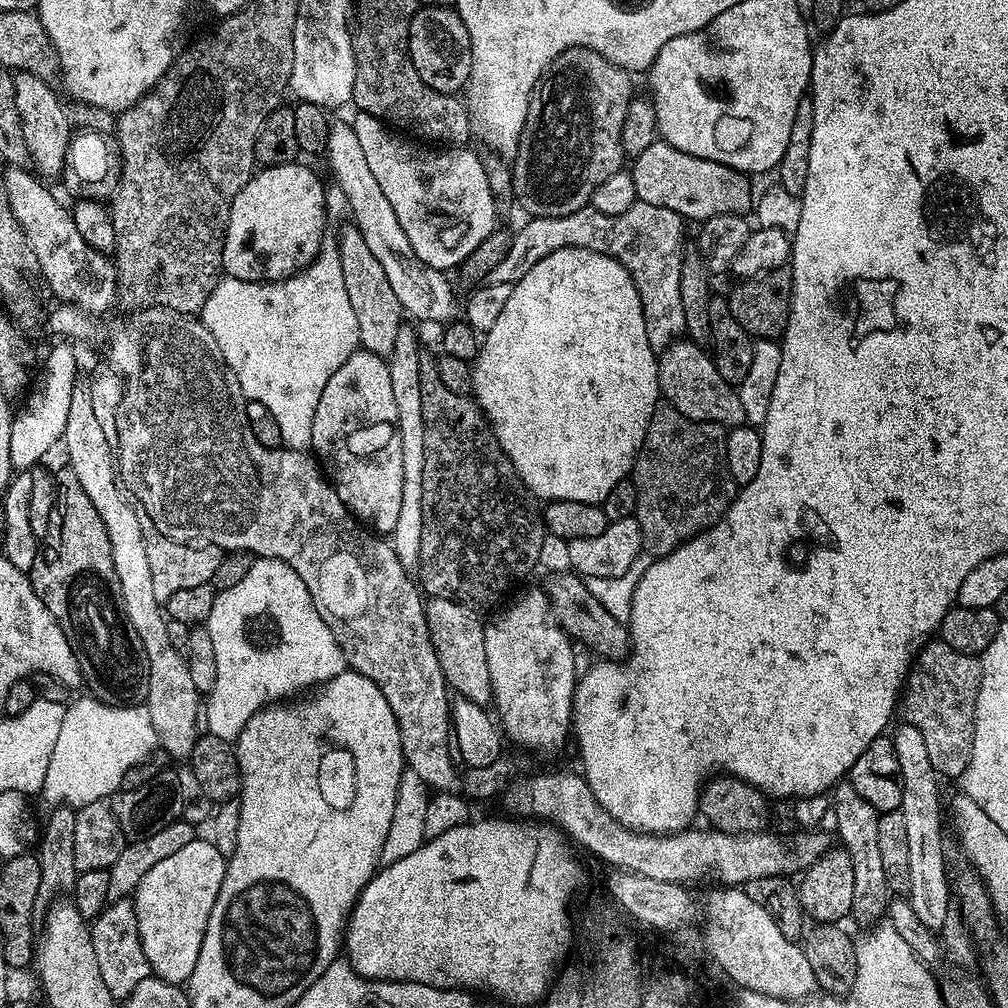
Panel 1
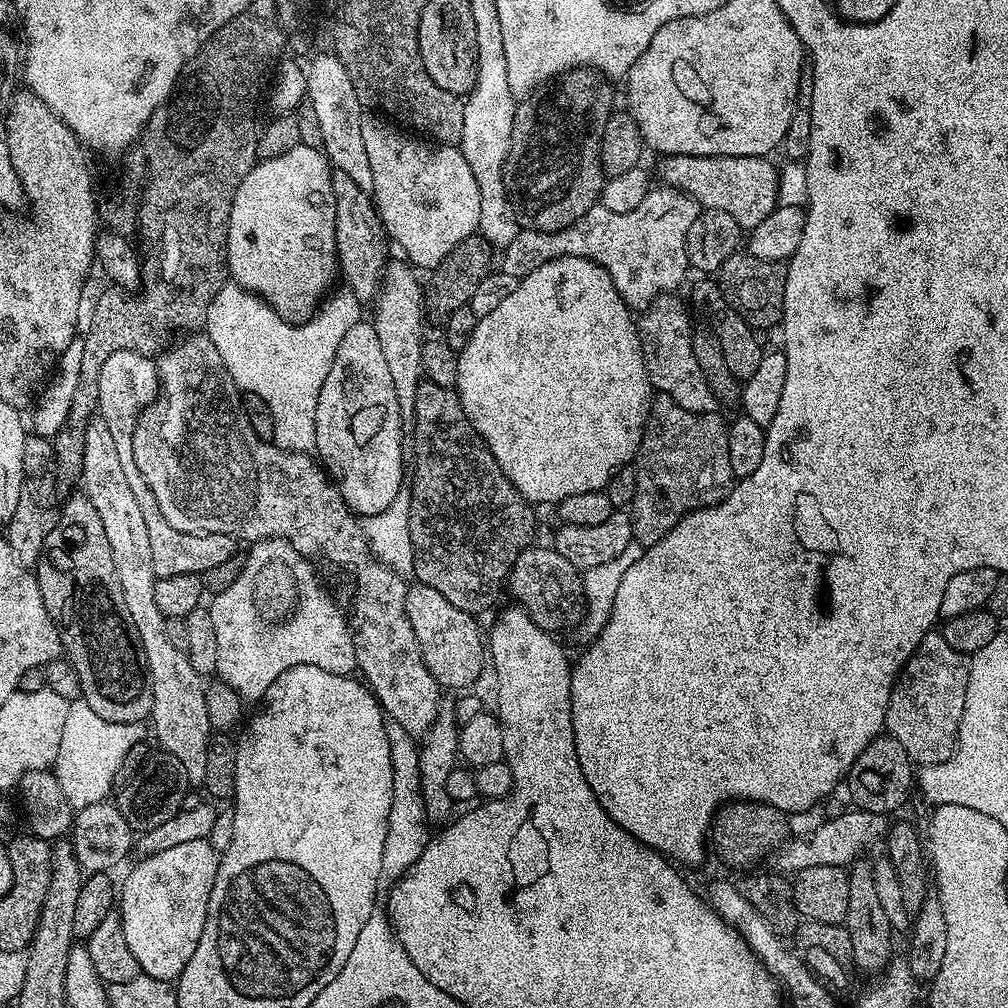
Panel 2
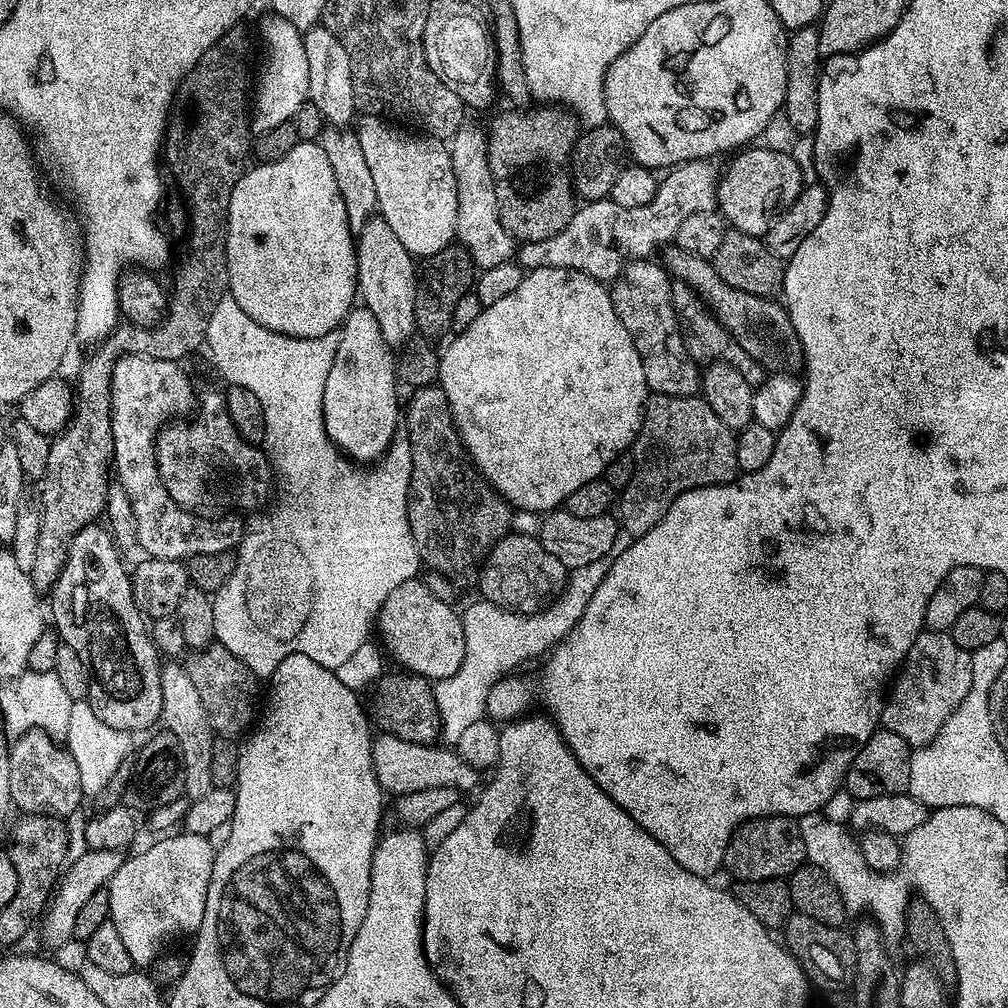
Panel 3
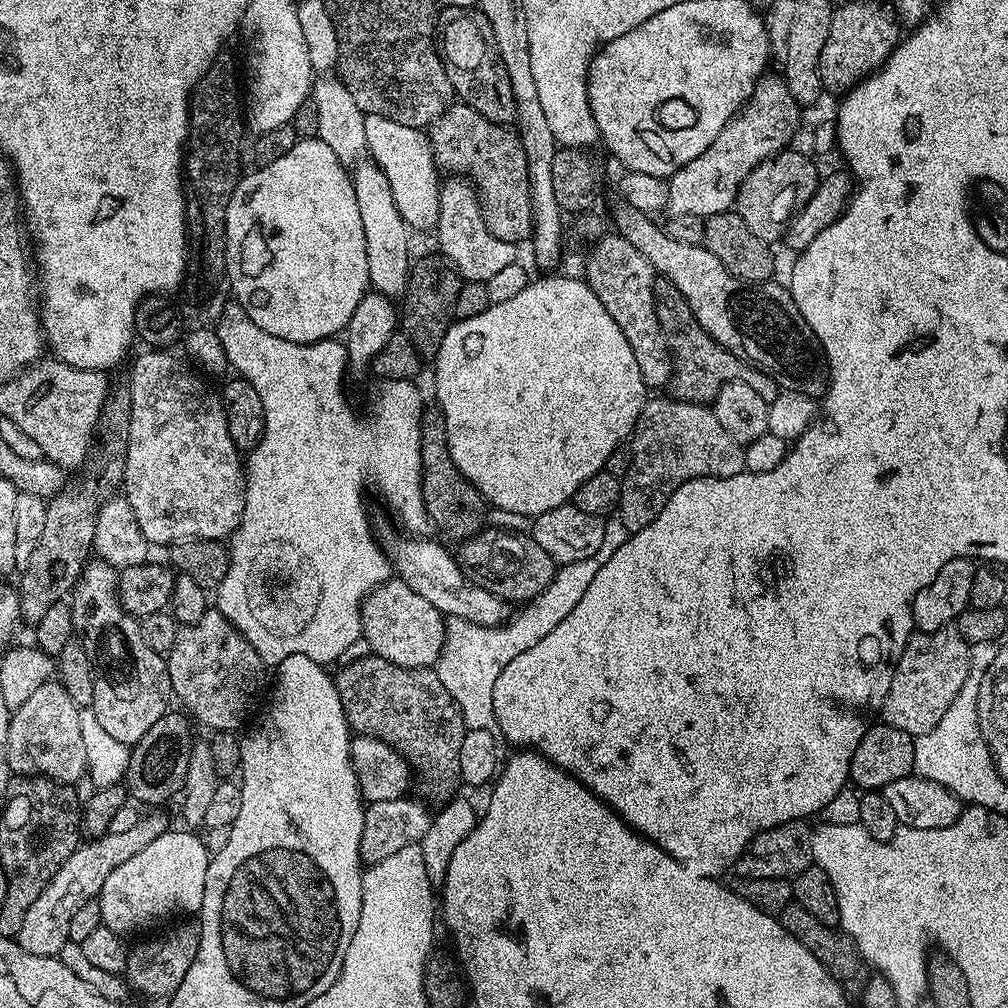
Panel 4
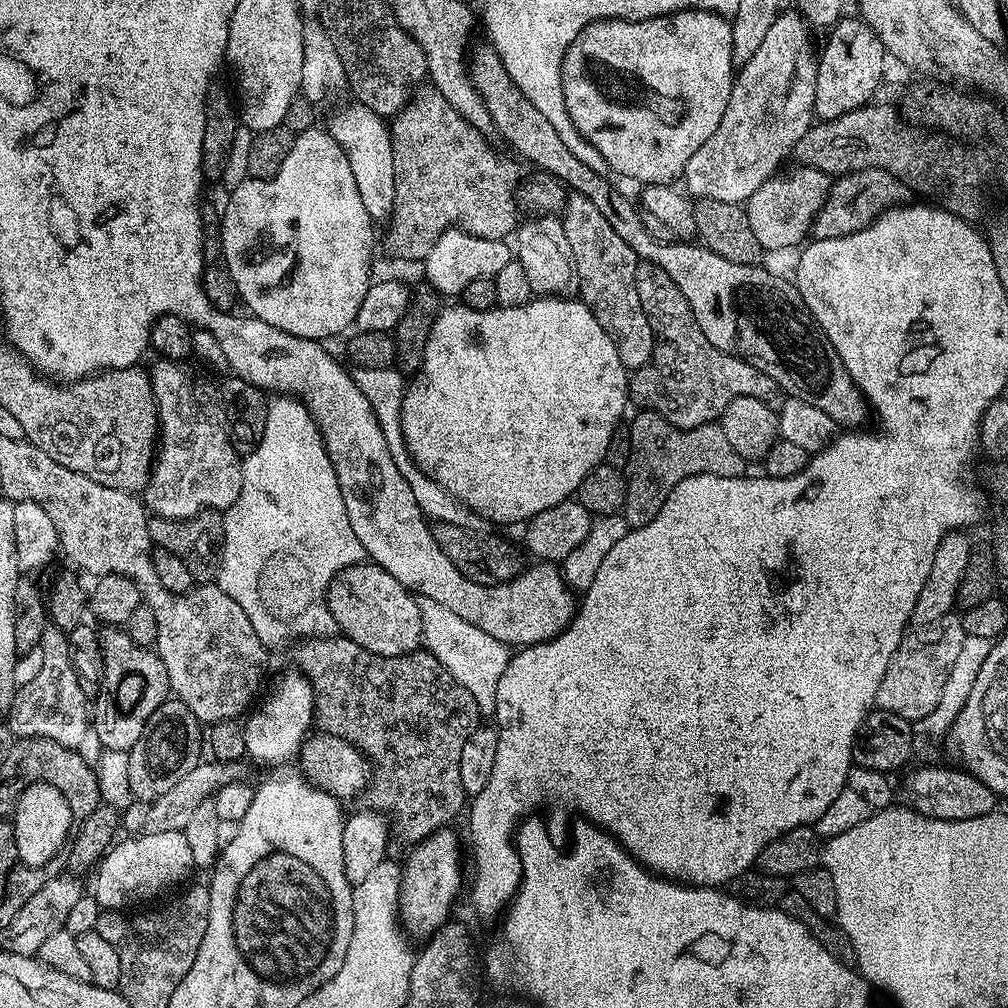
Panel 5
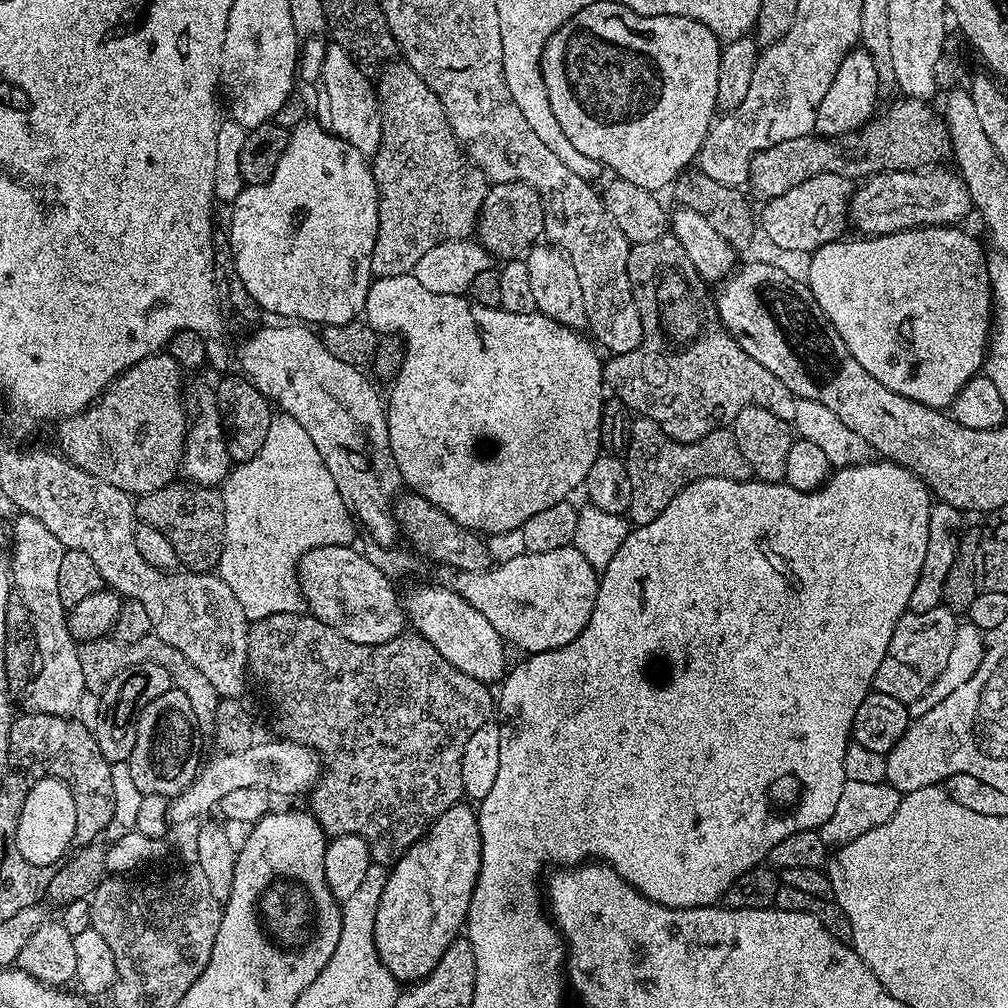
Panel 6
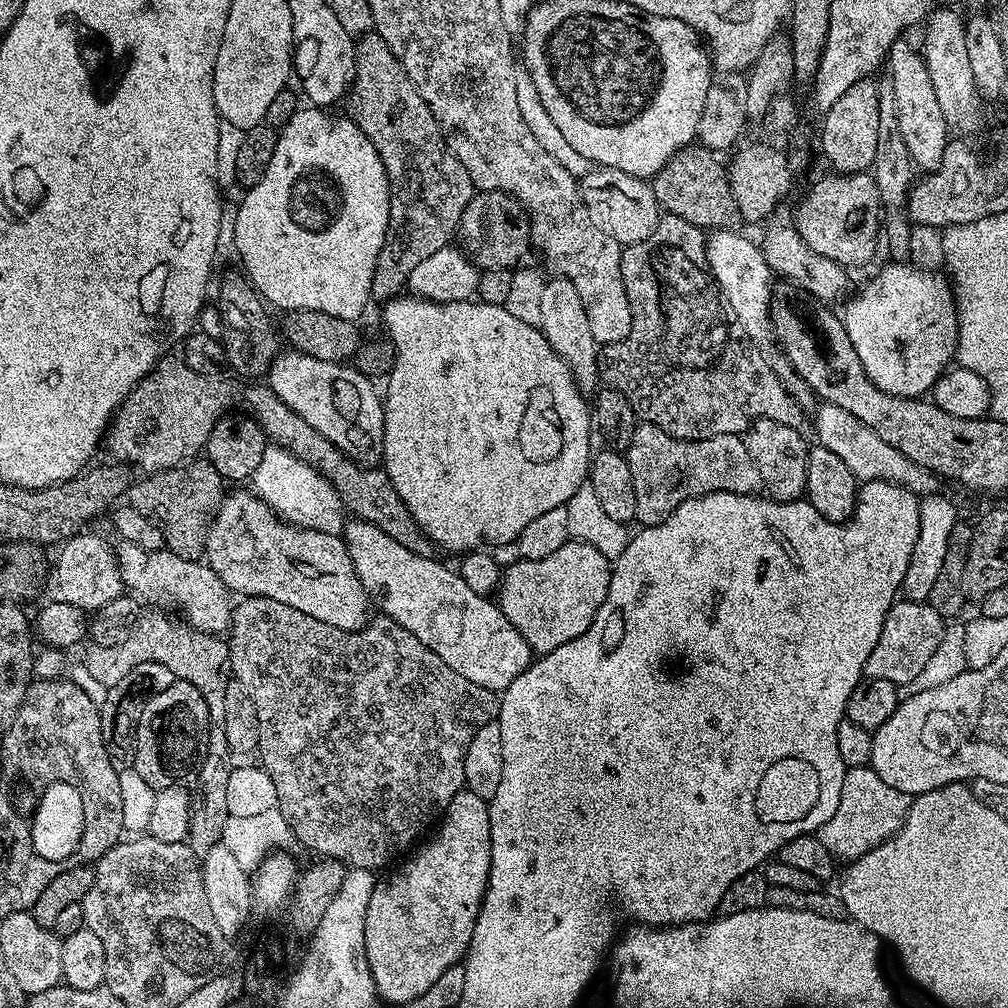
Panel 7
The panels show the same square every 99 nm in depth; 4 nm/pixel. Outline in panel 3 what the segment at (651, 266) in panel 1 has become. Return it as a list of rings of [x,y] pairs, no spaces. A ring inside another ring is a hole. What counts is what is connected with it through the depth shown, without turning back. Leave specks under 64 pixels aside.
[[[711,159],[691,160],[685,164],[677,164],[667,173],[668,176],[659,181],[654,198],[646,202],[646,206],[618,206],[610,198],[590,200],[581,203],[570,222],[558,234],[546,238],[542,242],[524,242],[518,248],[518,263],[521,268],[573,268],[590,278],[601,282],[615,282],[620,279],[625,268],[634,260],[647,260],[656,252],[669,247],[678,234],[678,226],[682,226],[682,218],[690,218],[690,214],[711,212],[716,208],[716,186],[718,168]]]

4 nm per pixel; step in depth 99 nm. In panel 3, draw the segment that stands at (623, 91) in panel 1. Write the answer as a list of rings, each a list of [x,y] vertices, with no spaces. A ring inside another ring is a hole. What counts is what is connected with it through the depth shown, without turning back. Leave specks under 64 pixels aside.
[[[563,106],[552,107],[556,108],[529,107],[525,116],[504,112],[486,128],[500,221],[520,242],[542,242],[558,234],[578,207],[572,187],[572,151],[582,135],[582,124],[575,112]]]

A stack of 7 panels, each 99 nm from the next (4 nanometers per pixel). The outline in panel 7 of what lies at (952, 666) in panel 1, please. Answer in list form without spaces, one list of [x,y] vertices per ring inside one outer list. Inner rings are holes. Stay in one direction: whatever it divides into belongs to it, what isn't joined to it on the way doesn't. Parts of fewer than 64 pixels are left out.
[[[907,598],[897,599],[886,614],[882,634],[878,634],[878,646],[874,646],[874,650],[870,650],[870,658],[866,658],[863,675],[870,680],[894,682],[897,686],[911,685],[912,680],[922,674],[926,662],[930,662],[934,650],[938,650],[945,627],[945,617],[940,616],[931,604]]]

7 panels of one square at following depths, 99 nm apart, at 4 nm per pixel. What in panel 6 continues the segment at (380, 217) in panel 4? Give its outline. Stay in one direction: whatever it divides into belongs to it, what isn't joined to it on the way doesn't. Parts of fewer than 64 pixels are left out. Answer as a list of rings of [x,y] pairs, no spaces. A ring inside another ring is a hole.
[[[329,43],[324,49],[324,61],[320,67],[318,83],[324,87],[324,104],[328,107],[327,127],[333,136],[344,141],[349,148],[357,148],[365,154],[375,153],[382,138],[380,101],[376,98],[373,81],[364,77],[365,69],[341,44]]]

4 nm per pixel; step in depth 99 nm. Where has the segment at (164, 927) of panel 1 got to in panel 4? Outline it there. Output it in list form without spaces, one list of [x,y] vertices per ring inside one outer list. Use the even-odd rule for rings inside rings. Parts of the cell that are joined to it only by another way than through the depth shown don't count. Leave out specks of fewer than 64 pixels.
[[[169,830],[163,832],[150,846],[145,846],[134,858],[126,858],[118,870],[110,873],[110,878],[102,882],[102,890],[99,894],[100,909],[102,910],[103,927],[121,934],[136,932],[155,920],[164,920],[167,916],[180,916],[183,912],[199,913],[202,906],[202,894],[206,890],[206,870],[210,855],[203,839],[192,832],[175,832]]]

